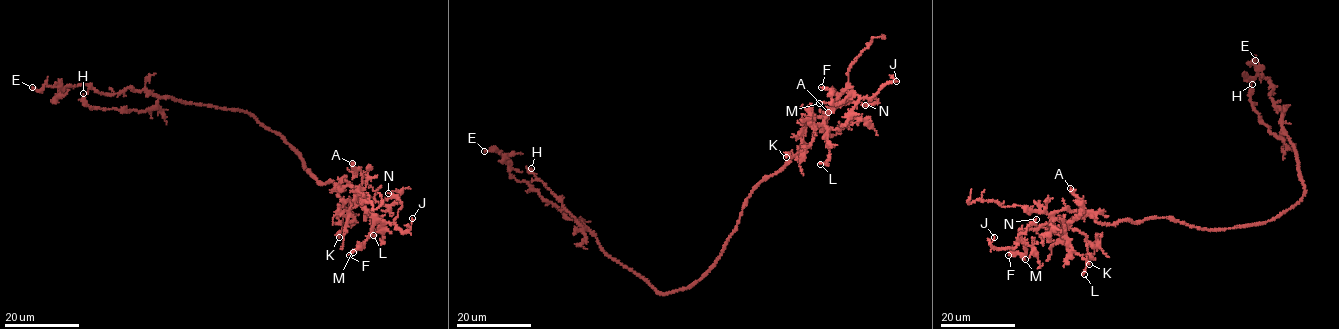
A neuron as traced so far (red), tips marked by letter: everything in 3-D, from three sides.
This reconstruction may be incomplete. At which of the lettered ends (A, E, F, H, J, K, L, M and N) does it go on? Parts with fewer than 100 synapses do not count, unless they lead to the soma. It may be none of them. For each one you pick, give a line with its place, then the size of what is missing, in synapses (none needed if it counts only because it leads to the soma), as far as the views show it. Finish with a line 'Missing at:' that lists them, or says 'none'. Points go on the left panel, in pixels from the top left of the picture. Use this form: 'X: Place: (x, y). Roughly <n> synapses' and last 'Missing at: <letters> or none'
Missing at: none

